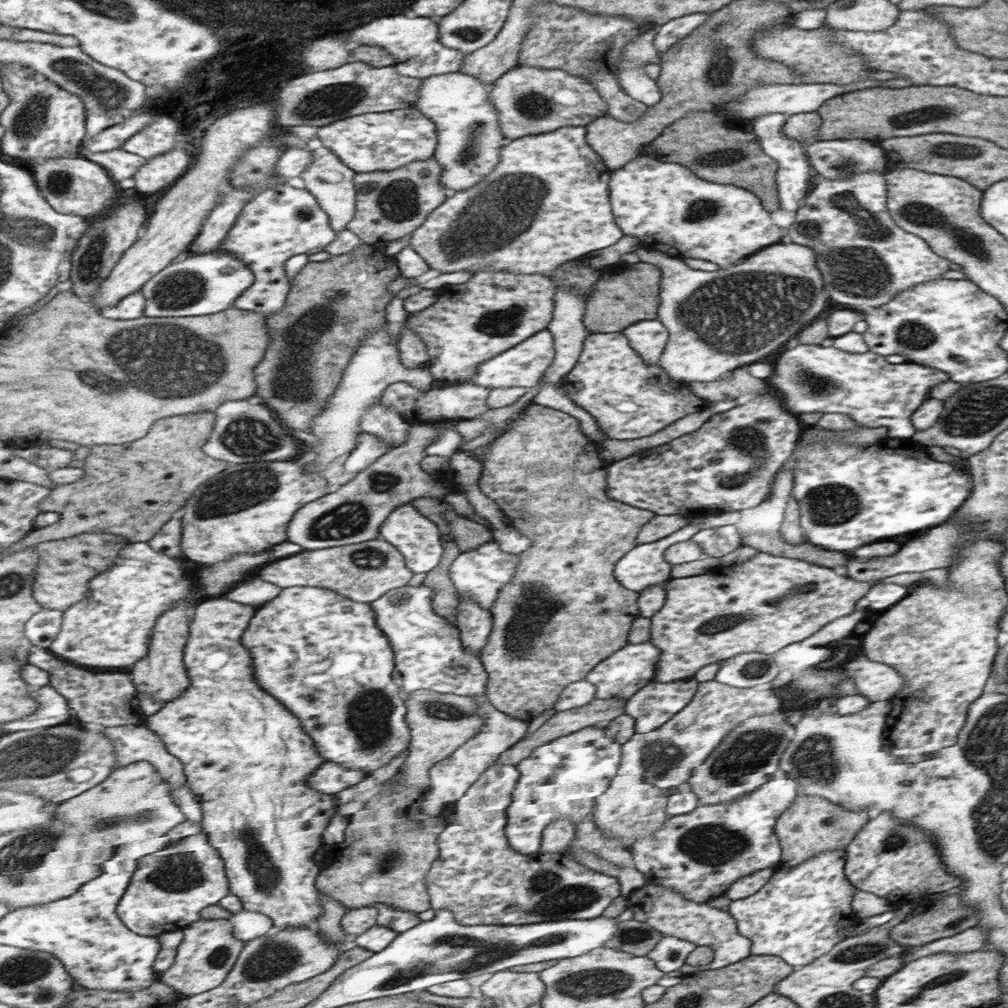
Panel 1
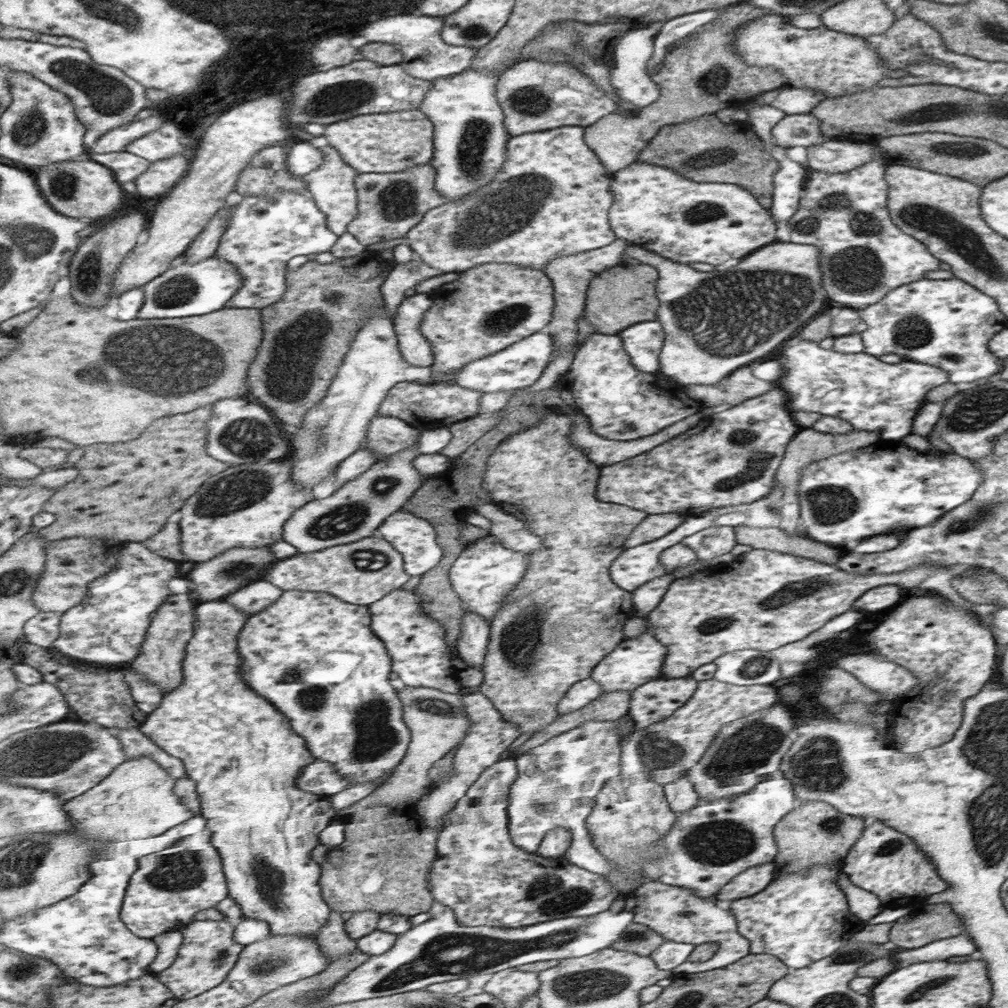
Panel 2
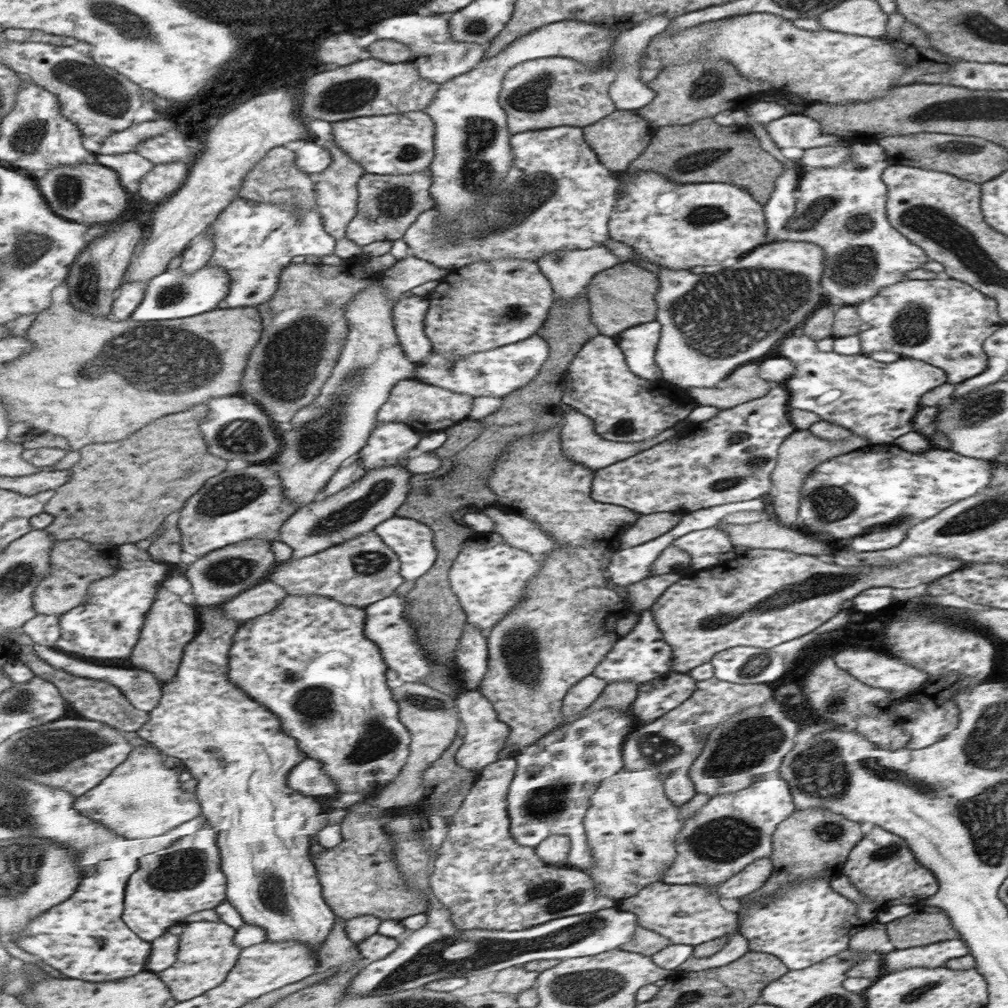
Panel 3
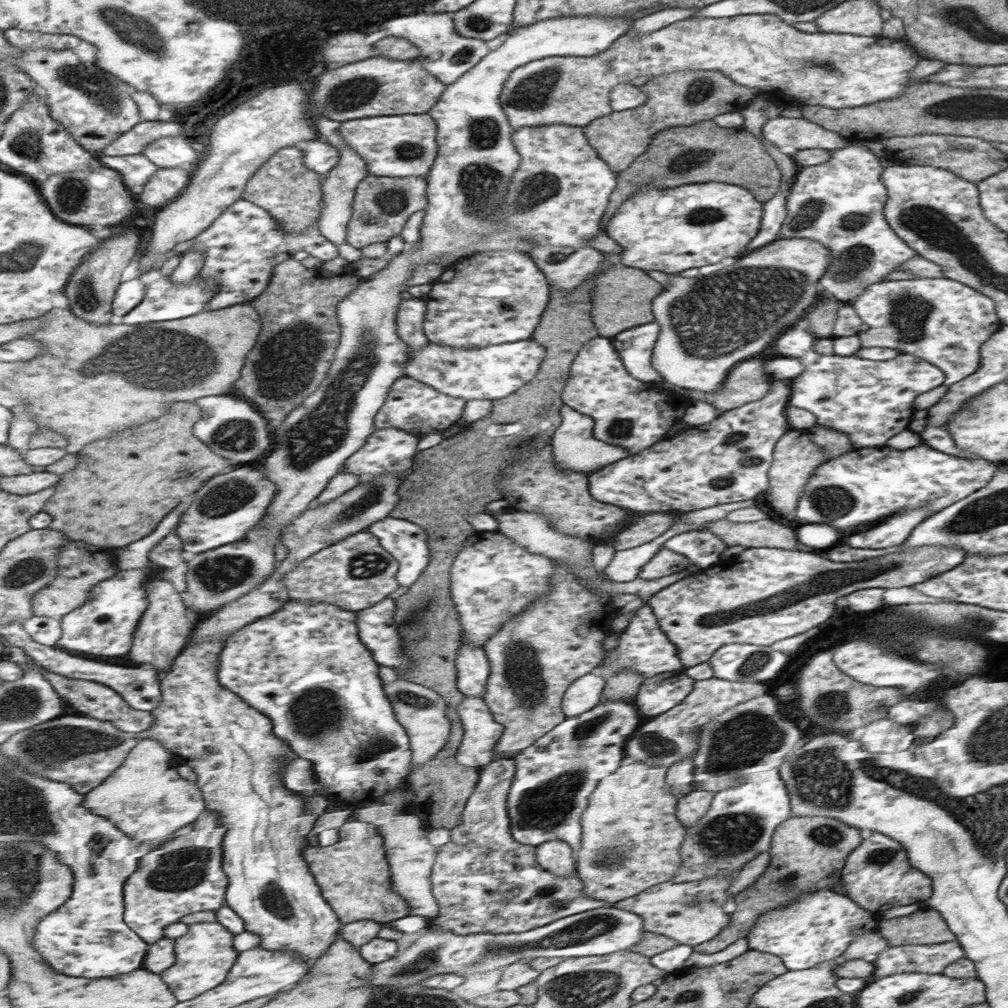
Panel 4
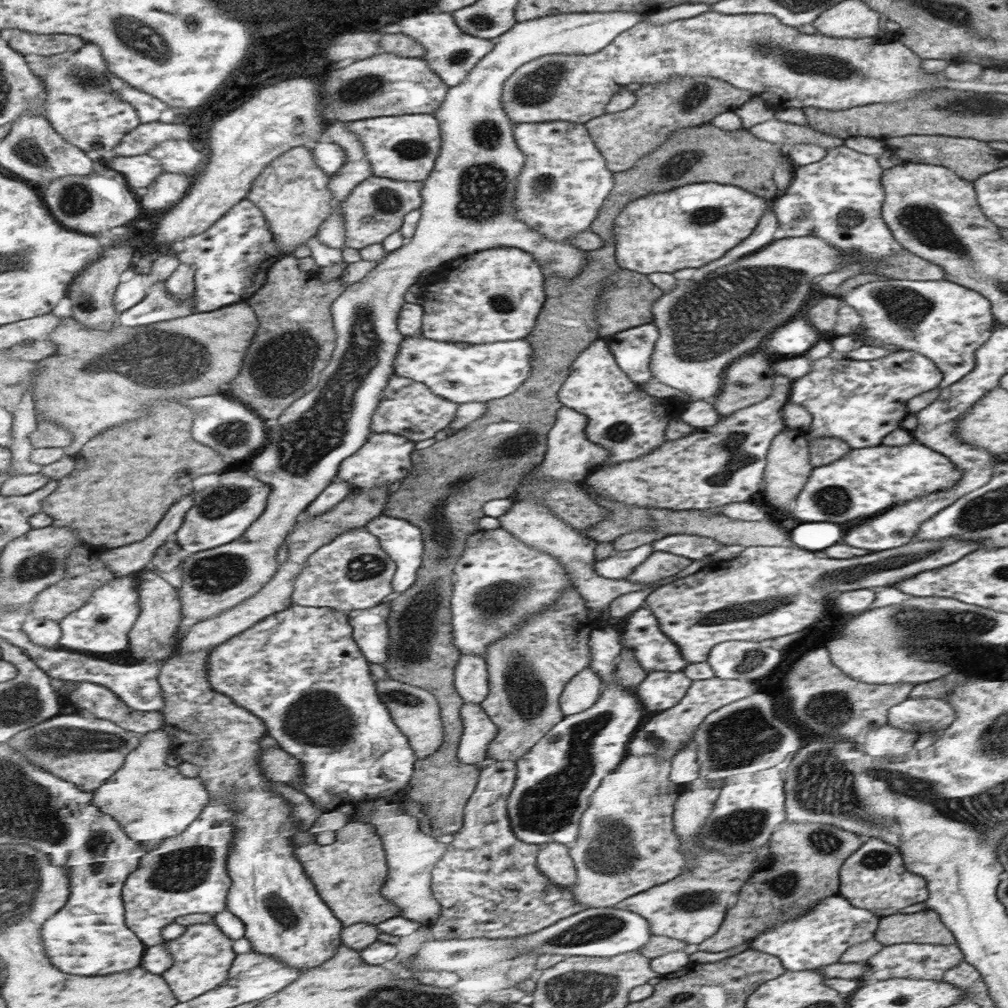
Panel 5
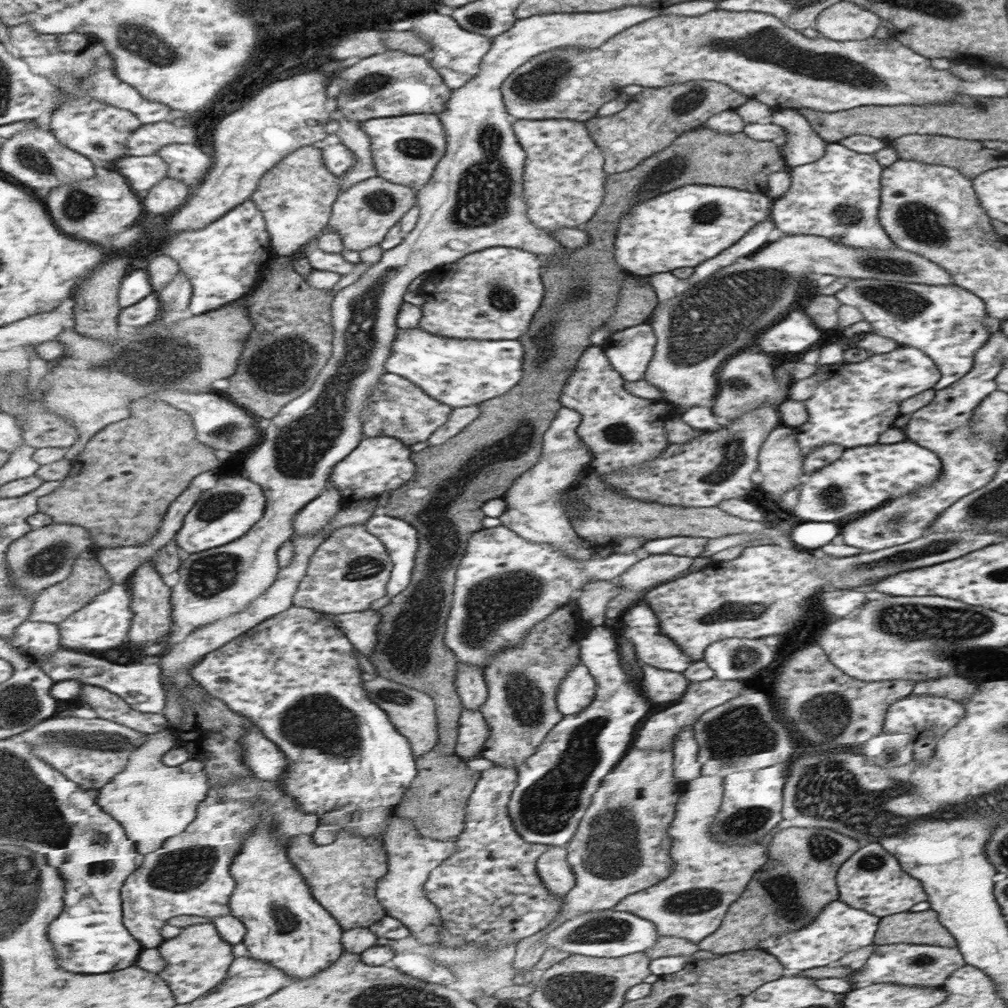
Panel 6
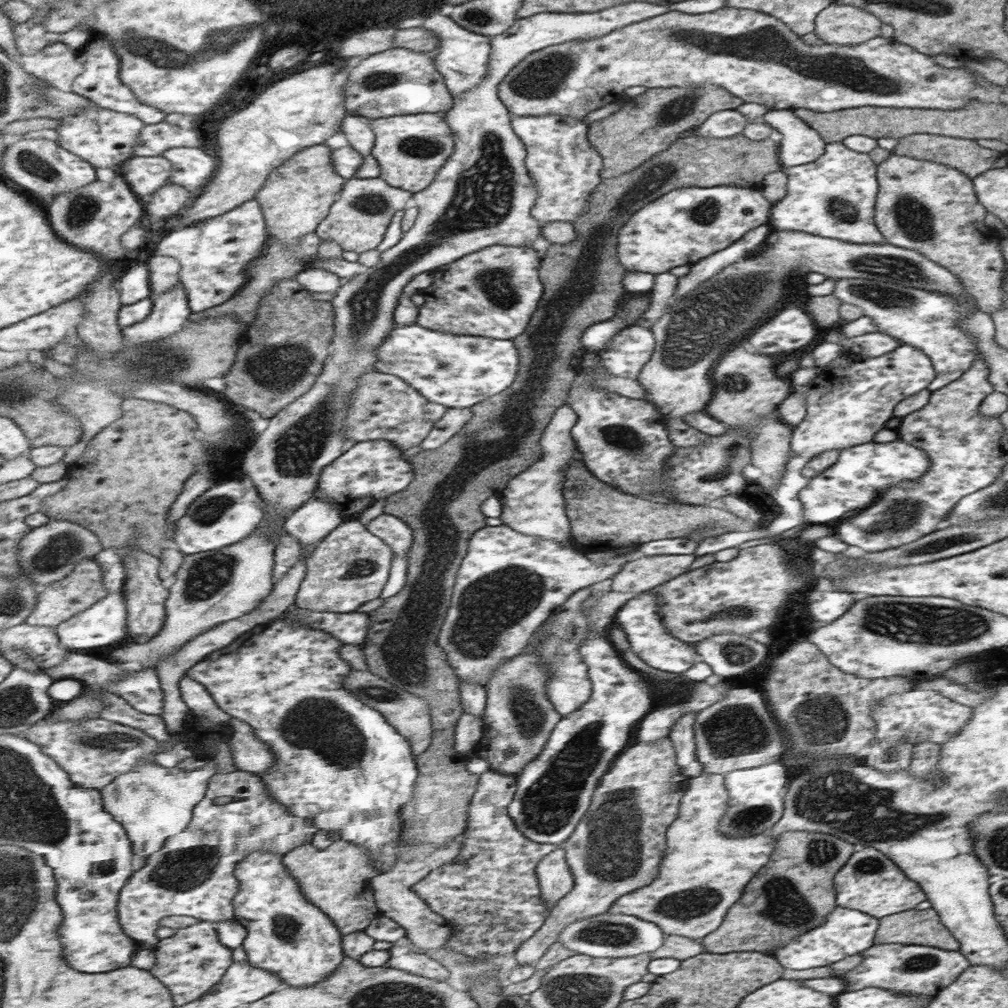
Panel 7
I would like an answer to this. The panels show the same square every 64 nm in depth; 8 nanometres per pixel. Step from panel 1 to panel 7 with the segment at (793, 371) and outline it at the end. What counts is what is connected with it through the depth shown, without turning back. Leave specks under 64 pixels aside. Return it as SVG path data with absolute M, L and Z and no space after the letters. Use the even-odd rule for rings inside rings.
M788 302L778 314L754 330L746 346L754 354L784 355L784 352L794 352L796 348L810 344L814 336L816 328L810 316L794 302ZM901 344L897 349L884 354L882 357L866 358L854 361L856 364L844 366L846 376L830 378L832 386L814 388L808 396L808 412L800 424L793 428L793 442L791 443L789 468L782 475L782 481L777 488L772 488L774 502L778 505L778 516L770 522L768 531L770 536L790 534L796 526L806 526L804 509L800 492L806 488L803 480L804 468L815 457L830 451L844 451L852 446L859 446L864 442L872 442L874 434L892 418L892 410L898 402L913 397L936 380L937 370L933 366L929 355L910 345Z

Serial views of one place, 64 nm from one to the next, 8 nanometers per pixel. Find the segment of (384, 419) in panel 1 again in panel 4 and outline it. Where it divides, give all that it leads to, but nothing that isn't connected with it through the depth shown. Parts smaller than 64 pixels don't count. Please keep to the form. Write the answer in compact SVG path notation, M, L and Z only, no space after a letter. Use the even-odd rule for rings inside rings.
M376 429L376 432L369 437L367 445L351 457L345 466L346 472L356 474L360 484L371 482L378 474L398 474L406 477L414 466L414 457L418 454L416 447L420 438L409 432L390 429Z

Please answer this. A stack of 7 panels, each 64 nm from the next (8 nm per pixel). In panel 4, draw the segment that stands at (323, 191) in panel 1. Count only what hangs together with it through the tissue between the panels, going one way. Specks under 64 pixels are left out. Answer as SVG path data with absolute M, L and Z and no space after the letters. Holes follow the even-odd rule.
M336 131L332 138L327 140L328 143L338 147L342 151L342 158L338 162L338 166L330 172L327 176L324 176L324 205L325 212L319 221L322 234L326 238L330 238L334 244L339 247L346 243L347 224L350 222L352 217L352 203L354 203L354 195L356 195L356 189L358 183L364 180L369 175L368 167L366 167L366 161L346 143L346 137Z

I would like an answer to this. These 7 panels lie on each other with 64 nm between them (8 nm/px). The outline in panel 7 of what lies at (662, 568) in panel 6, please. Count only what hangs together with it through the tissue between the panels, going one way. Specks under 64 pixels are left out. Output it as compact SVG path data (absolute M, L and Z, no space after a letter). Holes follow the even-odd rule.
M694 553L687 555L643 556L626 562L612 577L610 586L615 592L640 594L684 574L696 560Z

